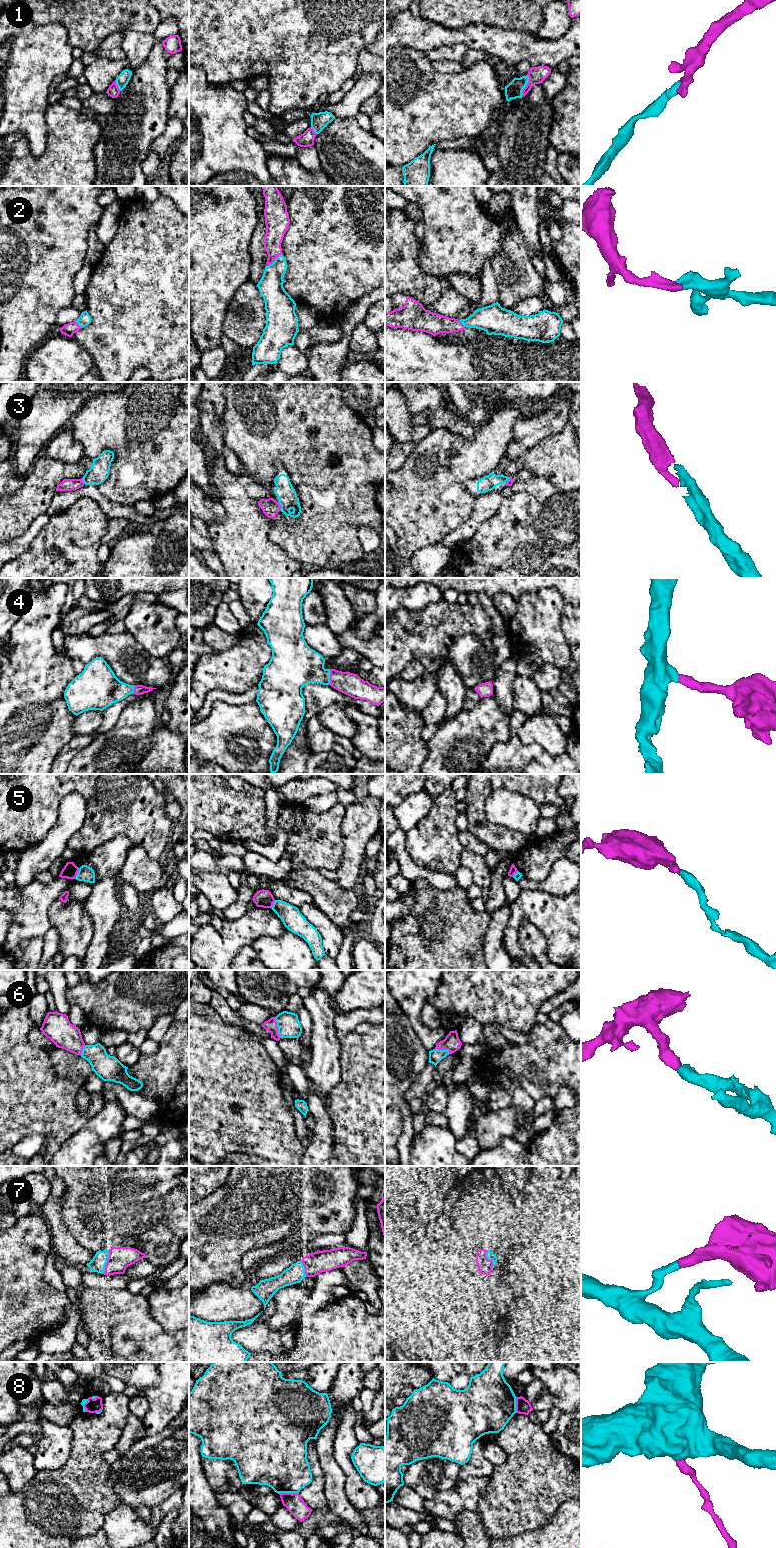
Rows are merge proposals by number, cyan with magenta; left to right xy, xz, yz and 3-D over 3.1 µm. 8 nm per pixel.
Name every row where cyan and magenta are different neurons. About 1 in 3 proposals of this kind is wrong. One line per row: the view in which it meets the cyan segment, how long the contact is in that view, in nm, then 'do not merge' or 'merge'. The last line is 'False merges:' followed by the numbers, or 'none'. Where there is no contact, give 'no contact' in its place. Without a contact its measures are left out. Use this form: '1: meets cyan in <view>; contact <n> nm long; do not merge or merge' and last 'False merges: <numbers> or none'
1: meets cyan in yz; contact 180 nm long; merge
2: meets cyan in xz; contact 160 nm long; merge
3: meets cyan in xz; contact 60 nm long; merge
4: meets cyan in xz; contact 130 nm long; merge
5: meets cyan in xy; contact 100 nm long; do not merge
6: meets cyan in xz; contact 180 nm long; merge
7: meets cyan in xy; contact 200 nm long; merge
8: meets cyan in xz; contact 160 nm long; do not merge
False merges: 5, 8

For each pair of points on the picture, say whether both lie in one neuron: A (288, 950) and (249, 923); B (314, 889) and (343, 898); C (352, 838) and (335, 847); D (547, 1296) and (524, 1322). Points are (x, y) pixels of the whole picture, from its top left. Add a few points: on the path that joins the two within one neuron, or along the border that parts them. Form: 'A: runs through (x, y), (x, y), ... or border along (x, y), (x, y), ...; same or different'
A: border along (284, 926), (280, 935), (260, 936), (251, 945); different
B: runs through (321, 889), (330, 898), (336, 898); same
C: border along (344, 819), (341, 825), (343, 857), (339, 866); different
D: border along (534, 1290), (531, 1304), (533, 1315); different

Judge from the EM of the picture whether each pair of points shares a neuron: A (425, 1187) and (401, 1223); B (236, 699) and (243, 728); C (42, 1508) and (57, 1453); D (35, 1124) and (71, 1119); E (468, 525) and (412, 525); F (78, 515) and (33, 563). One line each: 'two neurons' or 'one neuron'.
A: two neurons
B: two neurons
C: two neurons
D: one neuron
E: two neurons
F: one neuron

